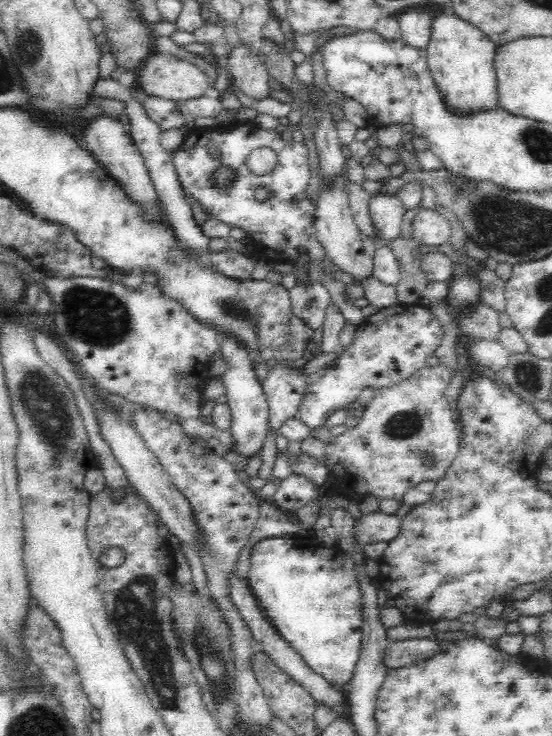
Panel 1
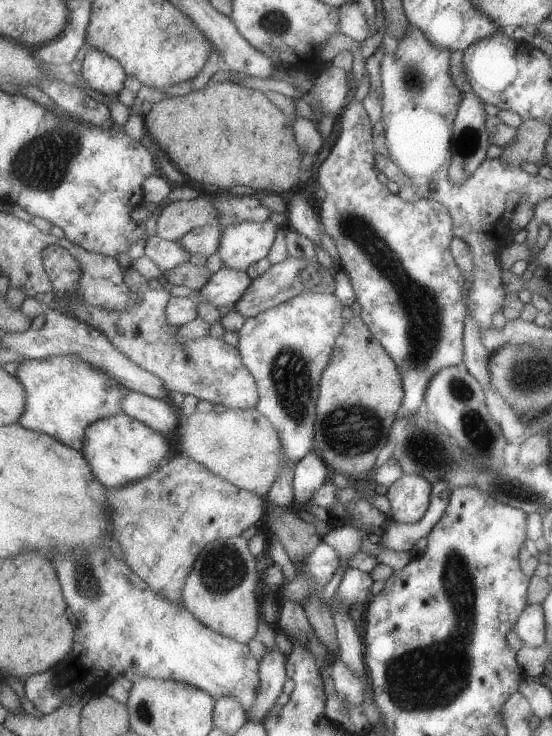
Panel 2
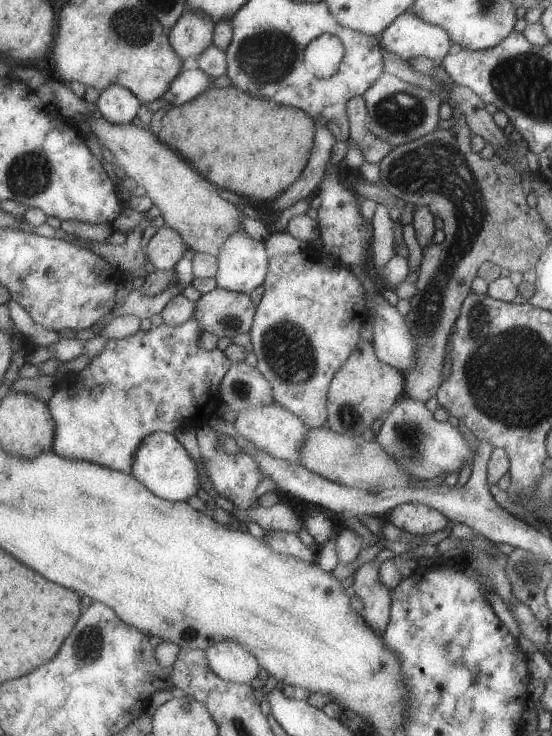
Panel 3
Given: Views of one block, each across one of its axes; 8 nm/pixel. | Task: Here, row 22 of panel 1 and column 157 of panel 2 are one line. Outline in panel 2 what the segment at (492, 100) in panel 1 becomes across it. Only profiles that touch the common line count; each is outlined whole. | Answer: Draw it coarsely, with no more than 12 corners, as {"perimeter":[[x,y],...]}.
{"perimeter":[[125,413],[93,423],[83,452],[111,490],[153,475],[173,446]]}

